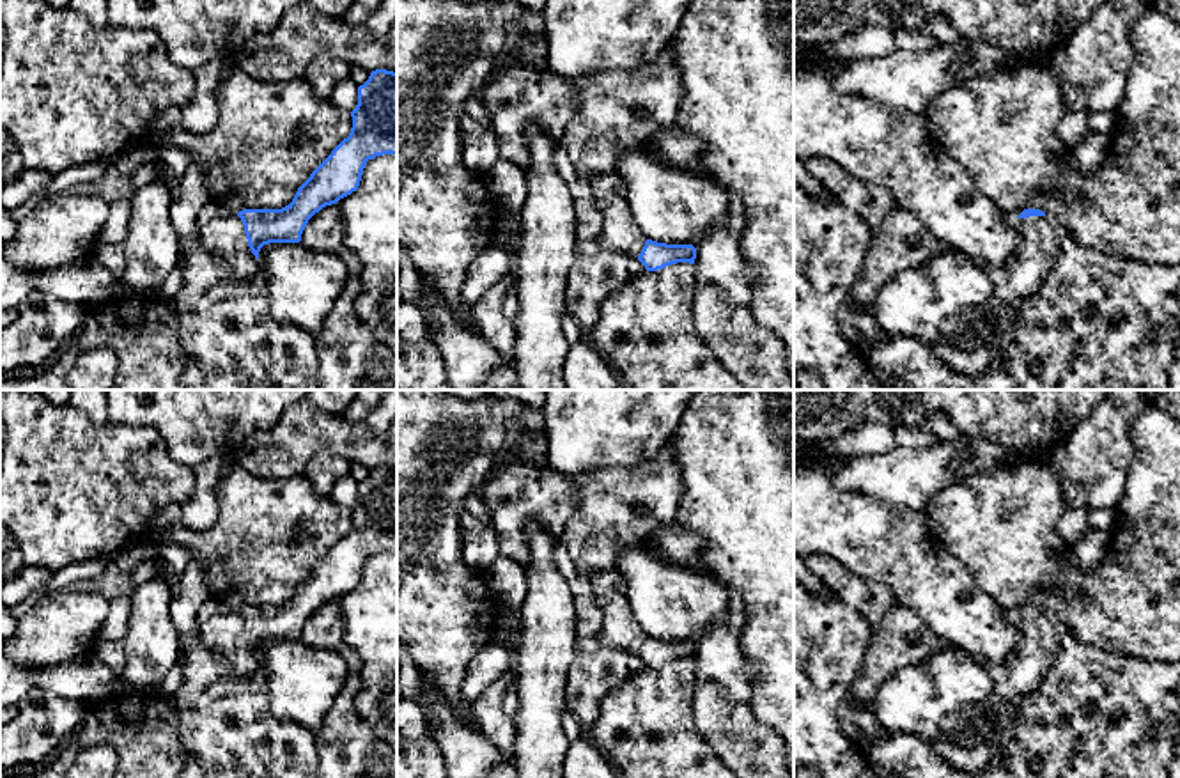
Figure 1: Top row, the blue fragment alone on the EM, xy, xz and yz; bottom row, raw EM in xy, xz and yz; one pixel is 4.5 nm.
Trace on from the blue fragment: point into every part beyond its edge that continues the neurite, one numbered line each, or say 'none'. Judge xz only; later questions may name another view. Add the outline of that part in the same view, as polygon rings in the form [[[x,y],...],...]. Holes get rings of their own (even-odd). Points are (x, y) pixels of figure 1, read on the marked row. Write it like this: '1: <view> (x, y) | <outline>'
1: xz (619, 231) | [[[615,170],[594,174],[588,181],[602,214],[602,230],[597,241],[606,248],[638,257],[647,236],[629,209],[625,181]]]

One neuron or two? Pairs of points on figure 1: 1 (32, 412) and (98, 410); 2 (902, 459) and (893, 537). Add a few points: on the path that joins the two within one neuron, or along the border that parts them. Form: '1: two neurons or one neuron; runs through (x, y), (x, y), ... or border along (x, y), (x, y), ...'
1: two neurons; border along (77, 408), (94, 419), (107, 419)
2: two neurons; border along (858, 490), (893, 505), (923, 513)

